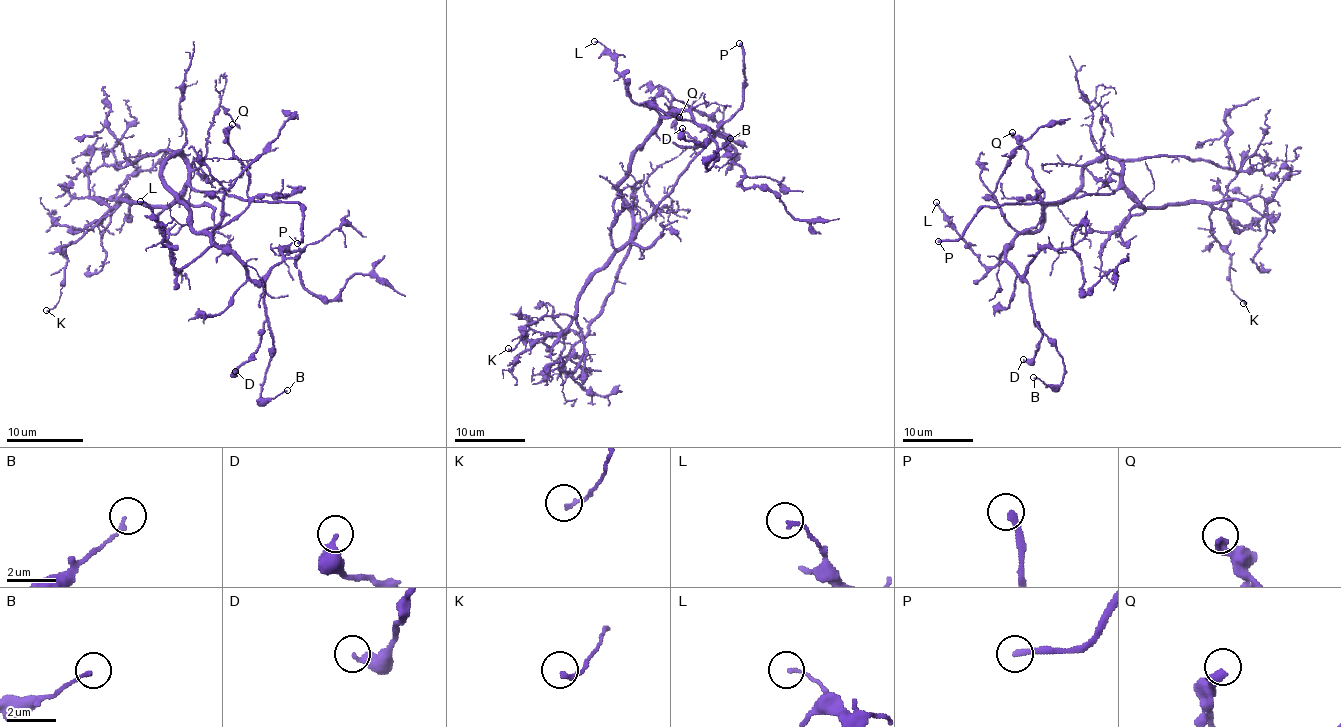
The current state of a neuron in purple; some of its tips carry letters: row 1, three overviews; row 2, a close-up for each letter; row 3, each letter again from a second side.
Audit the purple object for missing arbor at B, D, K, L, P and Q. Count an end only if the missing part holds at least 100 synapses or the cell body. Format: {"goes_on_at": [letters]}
{"goes_on_at": ["P"]}

